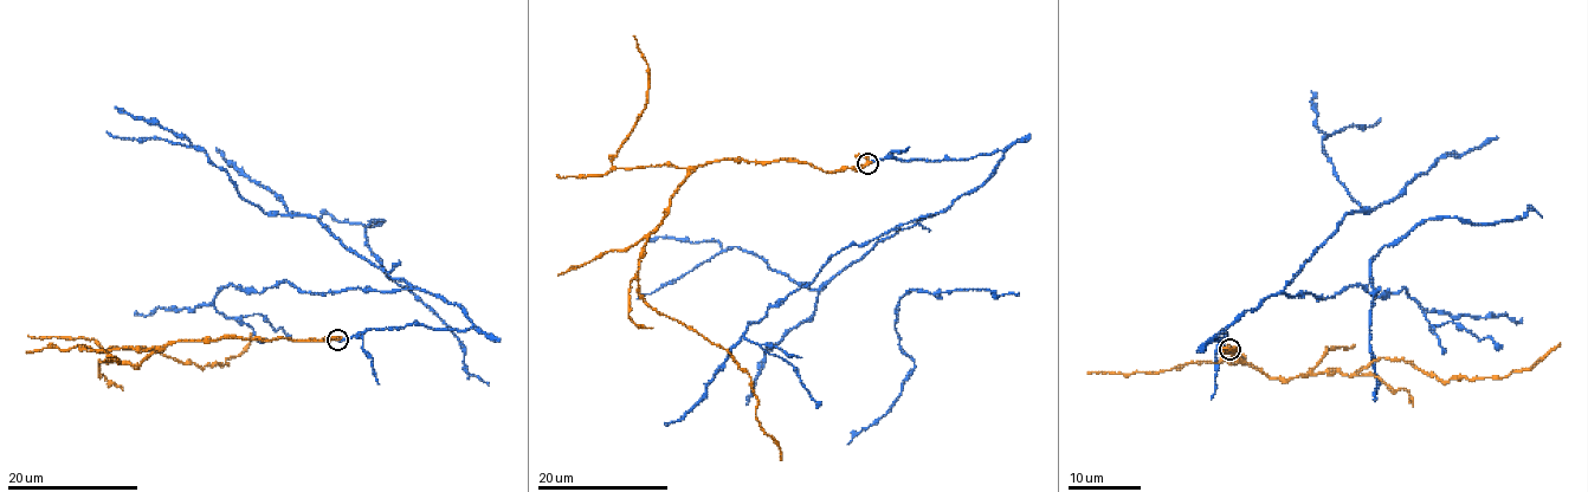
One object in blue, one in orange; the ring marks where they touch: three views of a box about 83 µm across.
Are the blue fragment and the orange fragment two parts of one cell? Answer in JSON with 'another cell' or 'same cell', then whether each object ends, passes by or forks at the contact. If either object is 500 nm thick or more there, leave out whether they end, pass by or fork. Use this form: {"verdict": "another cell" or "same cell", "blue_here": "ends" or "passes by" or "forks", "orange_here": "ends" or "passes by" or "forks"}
{"verdict": "same cell", "blue_here": "ends", "orange_here": "passes by"}

